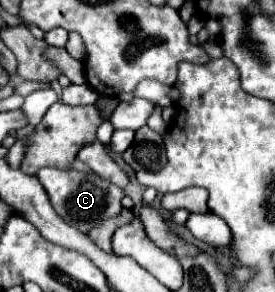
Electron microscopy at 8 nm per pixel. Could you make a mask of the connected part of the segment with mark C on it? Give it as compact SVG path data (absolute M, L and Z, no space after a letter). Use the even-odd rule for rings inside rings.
M41 168L37 172L39 182L43 184L55 212L69 222L71 226L79 228L81 232L89 232L93 226L101 224L105 218L117 216L121 212L121 198L123 190L119 186L113 186L111 182L103 180L101 176L93 172L81 172L81 170L57 170L57 168Z

